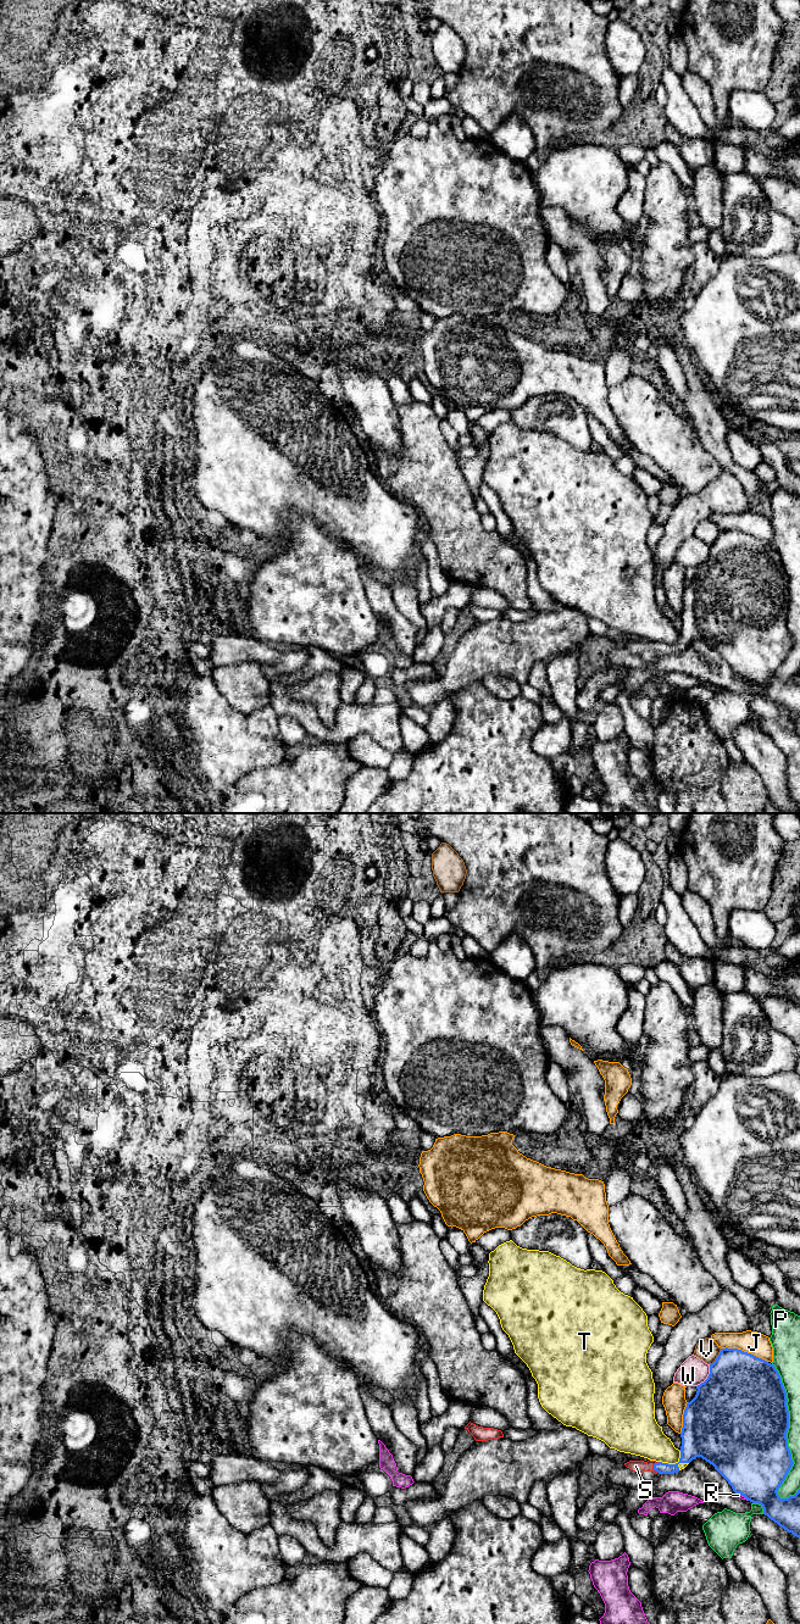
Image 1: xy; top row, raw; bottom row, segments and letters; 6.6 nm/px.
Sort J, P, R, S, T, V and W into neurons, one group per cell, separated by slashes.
J / P / R / S / T / V / W

